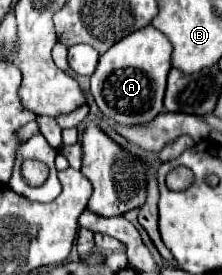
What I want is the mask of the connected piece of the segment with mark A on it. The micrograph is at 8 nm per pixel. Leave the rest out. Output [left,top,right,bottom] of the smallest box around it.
[91,25,171,125]

